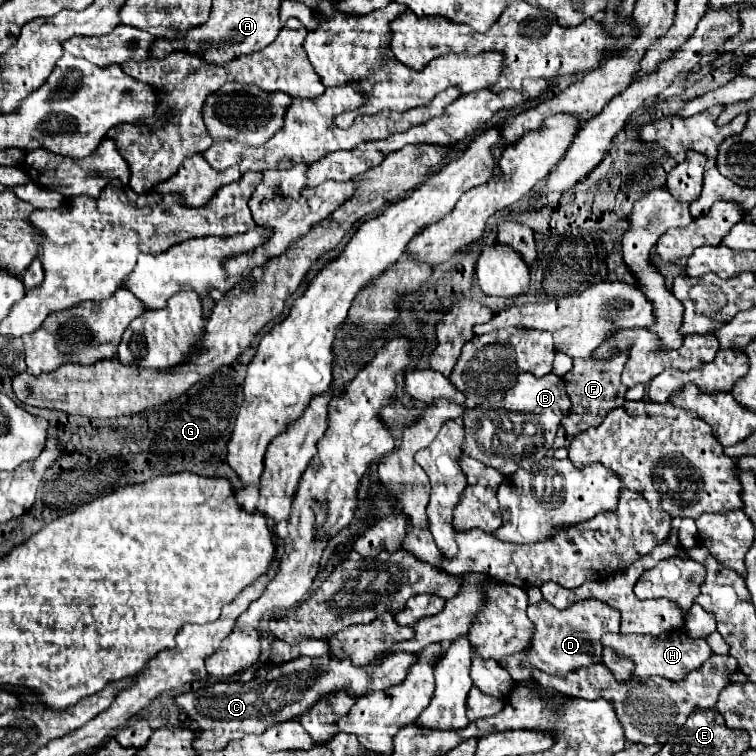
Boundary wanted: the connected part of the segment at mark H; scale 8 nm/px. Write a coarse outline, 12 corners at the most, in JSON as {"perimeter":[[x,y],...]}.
{"perimeter":[[678,630],[658,638],[604,634],[638,678],[682,682],[712,656]]}

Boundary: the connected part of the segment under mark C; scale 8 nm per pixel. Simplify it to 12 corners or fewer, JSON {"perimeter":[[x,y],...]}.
{"perimeter":[[414,652],[364,668],[296,658],[264,682],[216,682],[174,698],[194,750],[222,750],[298,718],[336,686],[400,684]]}

